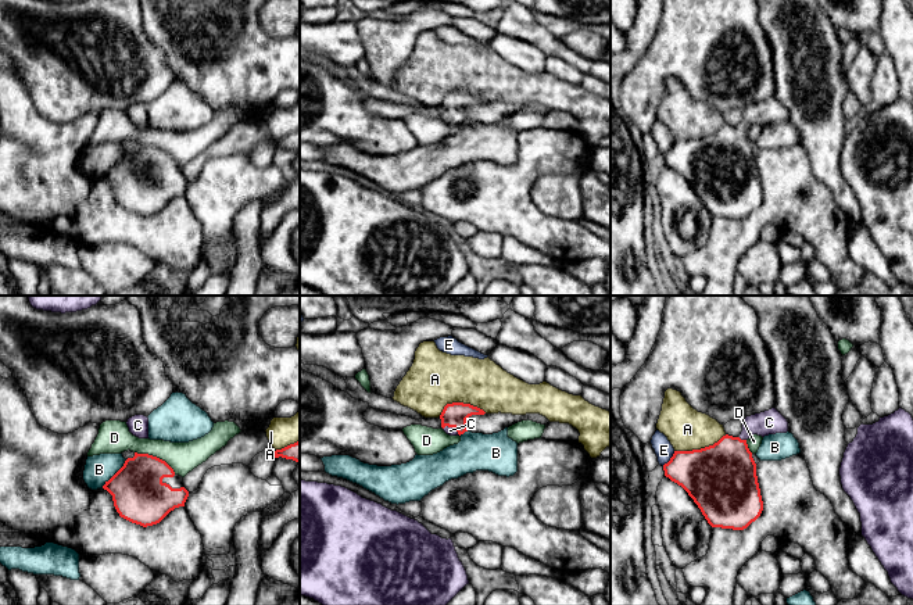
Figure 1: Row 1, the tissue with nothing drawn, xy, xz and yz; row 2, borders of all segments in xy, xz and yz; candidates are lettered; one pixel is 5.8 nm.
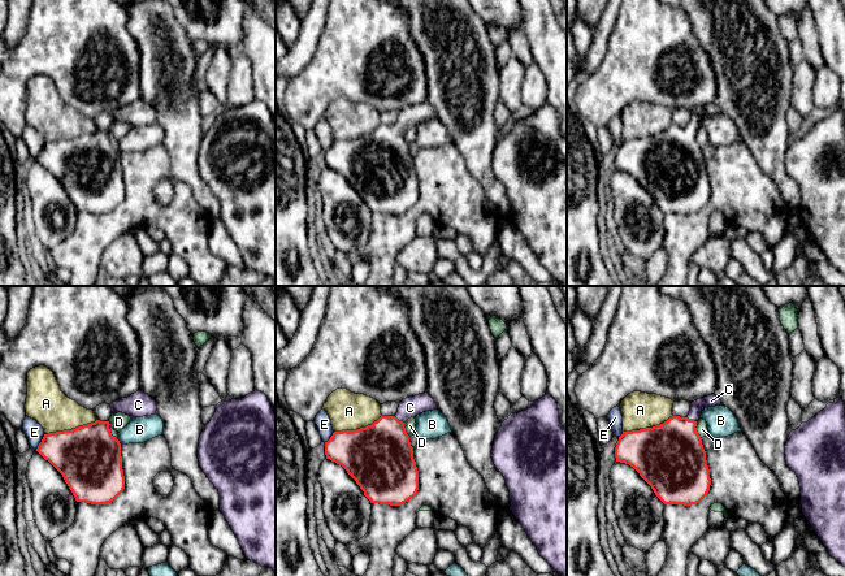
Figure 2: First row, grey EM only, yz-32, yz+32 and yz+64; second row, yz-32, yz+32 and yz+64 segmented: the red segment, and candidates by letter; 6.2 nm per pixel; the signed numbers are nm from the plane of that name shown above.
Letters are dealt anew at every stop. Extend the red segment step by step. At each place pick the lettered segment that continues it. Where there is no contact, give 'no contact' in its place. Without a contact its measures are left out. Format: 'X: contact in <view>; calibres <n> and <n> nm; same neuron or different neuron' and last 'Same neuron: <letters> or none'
A: contact in yz; calibres 400 and 240 nm; different neuron
B: contact in xy; calibres 320 and 160 nm; different neuron
C: contact in yz; calibres 400 and 140 nm; same neuron
D: contact in xy; calibres 320 and 180 nm; different neuron
E: contact in yz; calibres 320 and 110 nm; different neuron
Same neuron: C

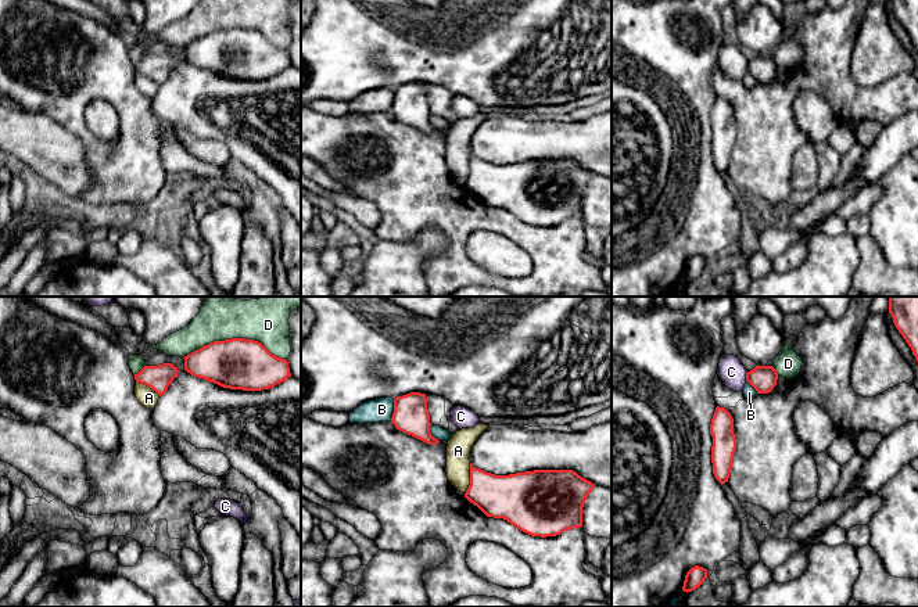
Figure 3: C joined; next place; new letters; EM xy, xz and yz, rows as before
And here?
A: contact in xz; calibres 260 and 140 nm; different neuron
B: contact in xz; calibres 200 and 140 nm; different neuron
C: contact in yz; calibres 160 and 160 nm; different neuron
D: contact in xy; calibres 300 and 200 nm; different neuron
Same neuron: none

